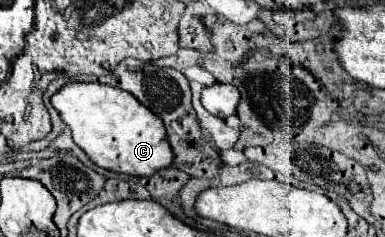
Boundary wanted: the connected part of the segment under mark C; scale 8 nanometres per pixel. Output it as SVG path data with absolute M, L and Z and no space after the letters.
M68 83L52 95L52 105L72 129L76 145L82 147L102 169L150 177L154 171L166 169L174 163L174 151L168 143L162 119L138 103L134 95L118 87L102 83Z

